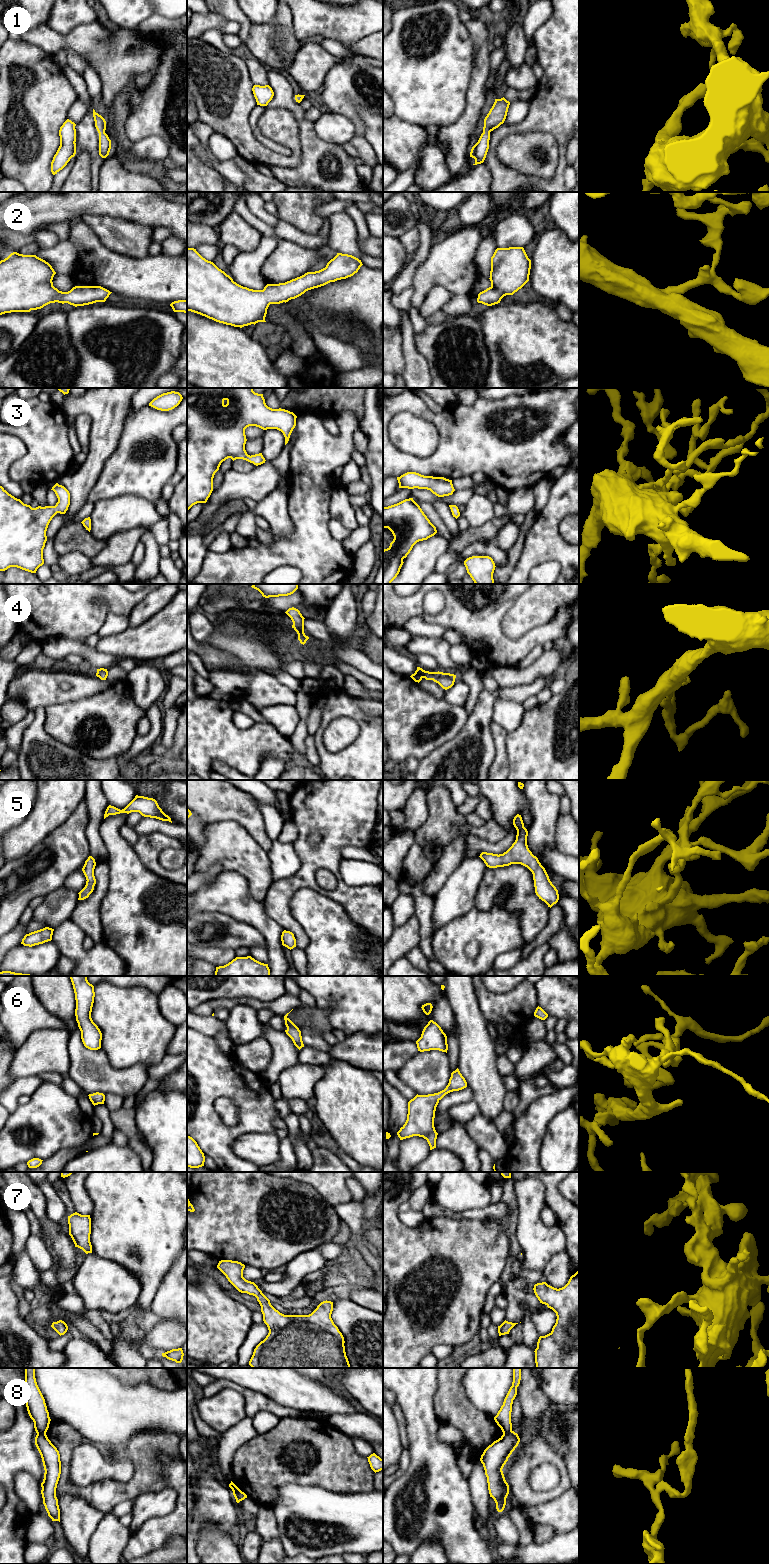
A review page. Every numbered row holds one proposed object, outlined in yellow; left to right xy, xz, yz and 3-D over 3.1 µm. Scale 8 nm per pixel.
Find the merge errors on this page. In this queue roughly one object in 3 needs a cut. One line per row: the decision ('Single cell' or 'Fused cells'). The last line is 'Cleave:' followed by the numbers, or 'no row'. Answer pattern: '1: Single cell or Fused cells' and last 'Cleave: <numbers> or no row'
1: Single cell
2: Single cell
3: Single cell
4: Single cell
5: Single cell
6: Single cell
7: Single cell
8: Fused cells
Cleave: 8

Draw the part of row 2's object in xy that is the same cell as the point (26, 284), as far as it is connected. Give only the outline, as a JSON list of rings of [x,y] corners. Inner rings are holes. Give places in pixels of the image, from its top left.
[[[11,253],[0,261],[0,315],[11,312],[30,312],[41,309],[50,303],[68,303],[75,307],[105,302],[112,293],[101,286],[75,286],[68,292],[59,291],[53,286],[56,274],[52,266],[36,255]]]

